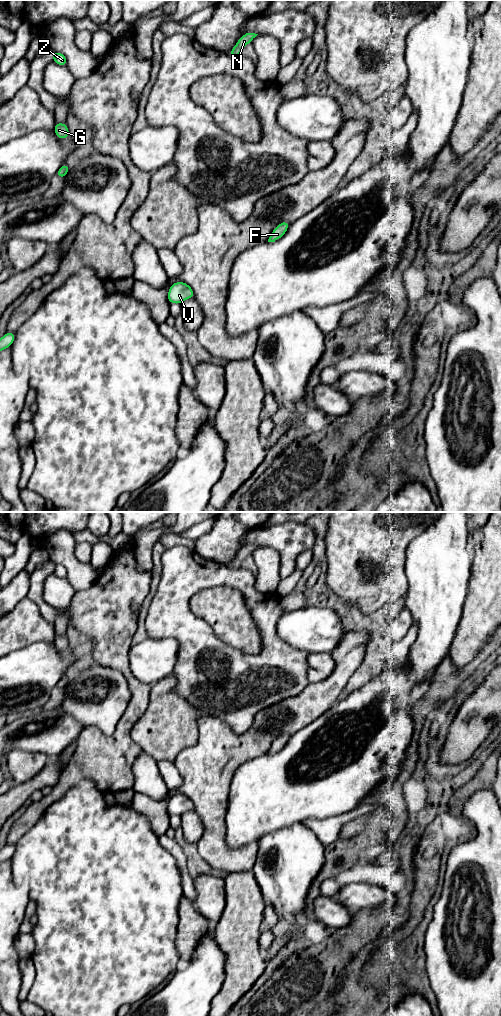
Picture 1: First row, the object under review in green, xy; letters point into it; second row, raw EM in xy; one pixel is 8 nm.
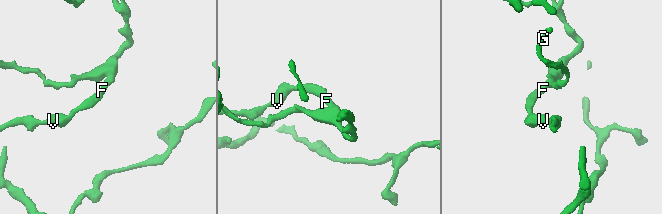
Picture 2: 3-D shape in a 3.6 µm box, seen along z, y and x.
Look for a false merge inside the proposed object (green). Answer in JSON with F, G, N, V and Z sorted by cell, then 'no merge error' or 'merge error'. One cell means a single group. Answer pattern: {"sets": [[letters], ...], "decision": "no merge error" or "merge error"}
{"sets": [["F", "G", "N", "V", "Z"]], "decision": "no merge error"}

